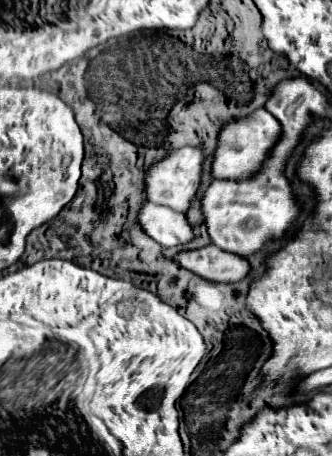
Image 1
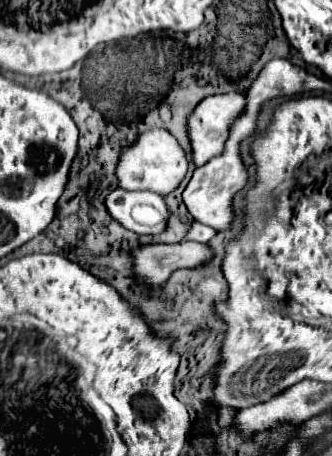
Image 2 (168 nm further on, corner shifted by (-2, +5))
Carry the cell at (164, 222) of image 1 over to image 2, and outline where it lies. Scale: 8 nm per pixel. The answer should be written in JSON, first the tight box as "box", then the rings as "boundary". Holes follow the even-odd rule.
{"box":[106,188,168,234],"boundary":[[[116,188],[112,190],[108,196],[106,196],[106,208],[110,210],[110,216],[120,222],[126,230],[132,230],[136,234],[160,234],[164,228],[166,228],[166,220],[168,220],[168,208],[162,200],[160,194],[154,194],[154,192],[148,192],[148,190],[138,190],[138,192],[128,192],[128,190],[122,190],[122,188]],[[136,204],[148,204],[152,208],[156,208],[160,214],[162,214],[162,222],[158,226],[142,226],[138,222],[132,220],[130,216],[130,210],[136,206]]]}

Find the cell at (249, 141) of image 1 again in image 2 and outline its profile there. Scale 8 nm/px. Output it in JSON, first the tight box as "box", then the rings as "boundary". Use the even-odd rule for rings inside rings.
{"box":[186,92,244,166],"boundary":[[[226,92],[226,94],[214,94],[204,98],[202,102],[198,102],[198,106],[192,110],[186,126],[188,126],[188,138],[190,138],[190,146],[192,146],[192,158],[196,166],[206,164],[210,158],[214,158],[216,154],[220,154],[224,150],[224,142],[226,142],[226,134],[230,130],[230,124],[234,122],[234,118],[244,110],[244,96],[238,92]]]}

